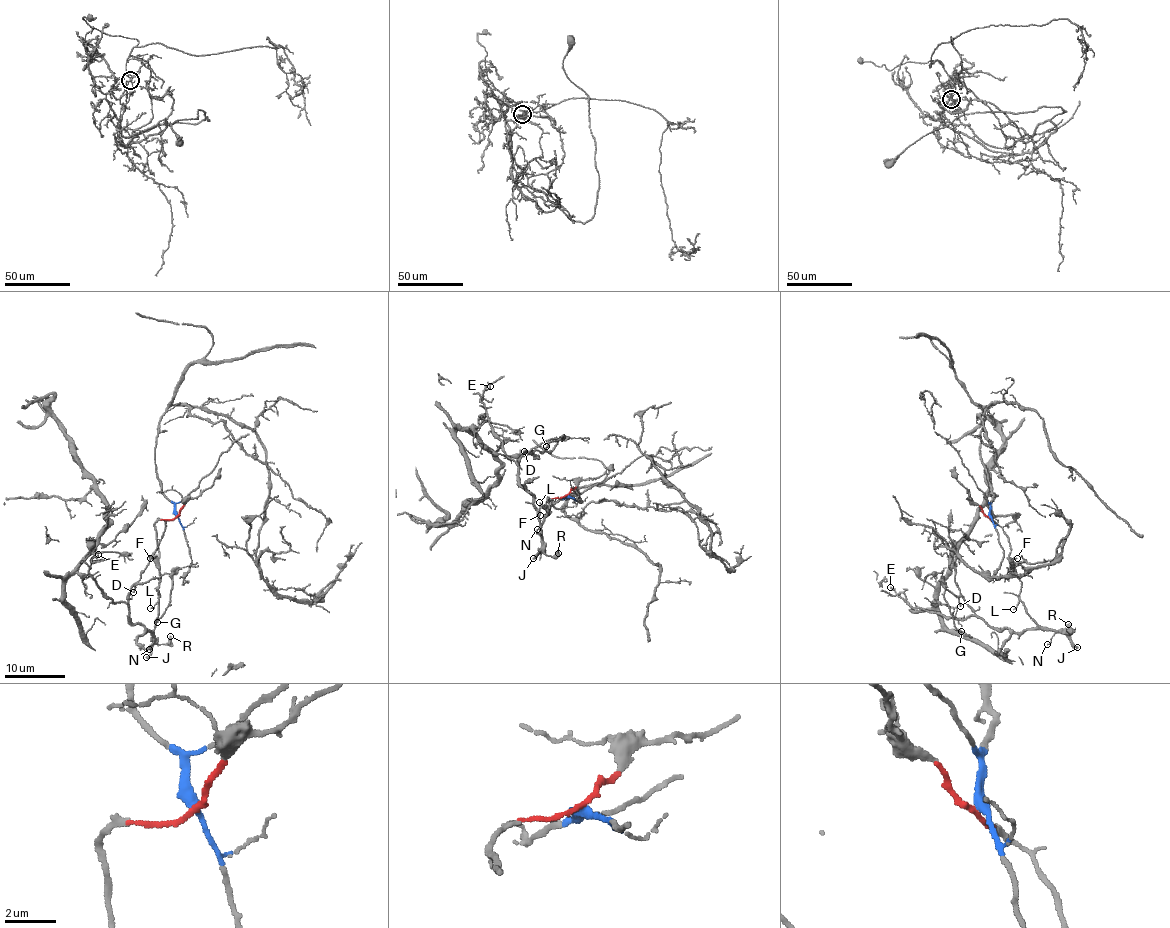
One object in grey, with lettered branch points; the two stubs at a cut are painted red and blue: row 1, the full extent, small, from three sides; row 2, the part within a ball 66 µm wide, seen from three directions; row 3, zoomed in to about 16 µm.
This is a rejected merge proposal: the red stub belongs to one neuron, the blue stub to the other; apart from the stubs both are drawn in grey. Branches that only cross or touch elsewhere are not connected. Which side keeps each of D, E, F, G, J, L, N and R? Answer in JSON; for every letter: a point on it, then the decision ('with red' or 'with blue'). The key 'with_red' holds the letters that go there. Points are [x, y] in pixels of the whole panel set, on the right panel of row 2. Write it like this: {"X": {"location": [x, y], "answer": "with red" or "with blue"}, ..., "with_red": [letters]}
{"D": {"location": [960, 606], "answer": "with red"}, "E": {"location": [890, 587], "answer": "with red"}, "F": {"location": [1017, 558], "answer": "with red"}, "G": {"location": [961, 631], "answer": "with red"}, "J": {"location": [1077, 647], "answer": "with red"}, "L": {"location": [1013, 609], "answer": "with red"}, "N": {"location": [1047, 644], "answer": "with red"}, "R": {"location": [1068, 624], "answer": "with red"}, "with_red": ["D", "E", "F", "G", "J", "L", "N", "R"]}

